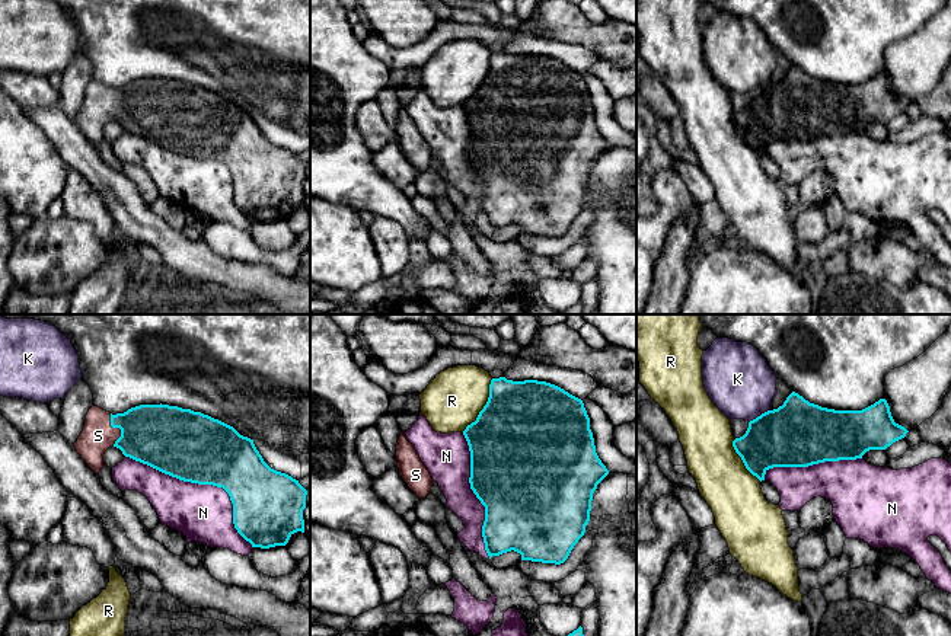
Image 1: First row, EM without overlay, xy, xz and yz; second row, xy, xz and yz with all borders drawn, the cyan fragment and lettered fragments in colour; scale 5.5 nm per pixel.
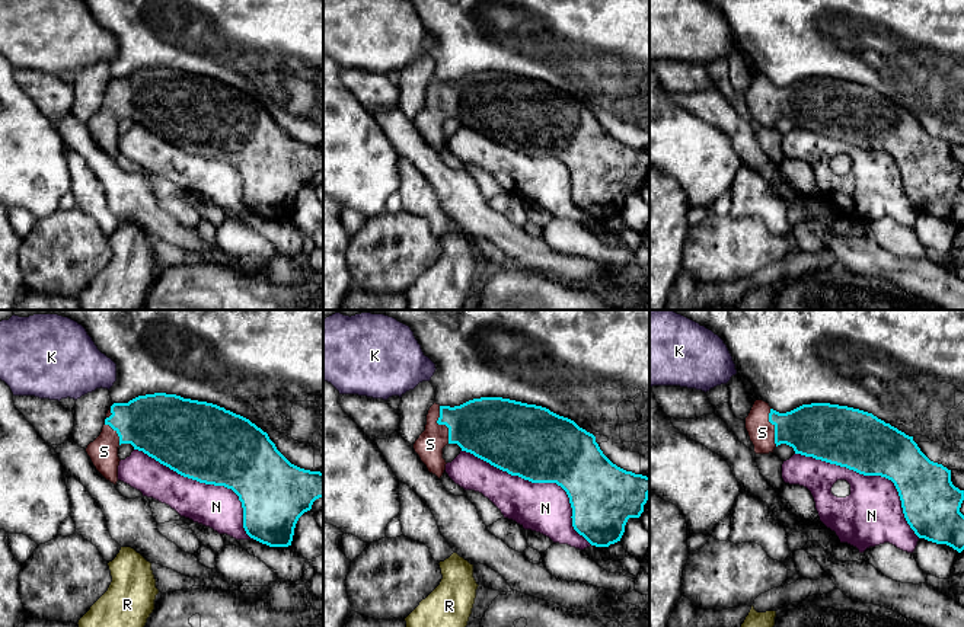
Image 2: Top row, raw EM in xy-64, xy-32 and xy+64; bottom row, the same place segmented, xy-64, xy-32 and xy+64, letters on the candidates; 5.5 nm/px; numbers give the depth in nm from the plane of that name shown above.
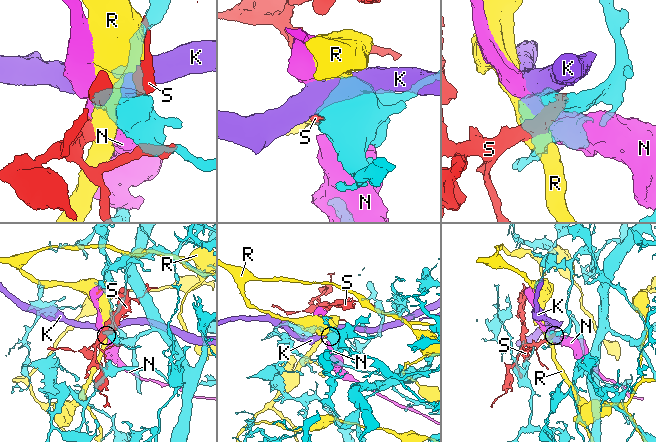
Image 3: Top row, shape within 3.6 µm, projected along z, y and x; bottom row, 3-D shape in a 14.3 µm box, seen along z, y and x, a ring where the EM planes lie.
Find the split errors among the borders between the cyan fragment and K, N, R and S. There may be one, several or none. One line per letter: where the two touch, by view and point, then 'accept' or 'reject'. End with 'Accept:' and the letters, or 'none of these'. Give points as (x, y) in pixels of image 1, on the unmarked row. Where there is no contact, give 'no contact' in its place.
K: contact yz (760, 89); reject
N: contact xy (204, 157); reject
R: contact xz (484, 80); reject
S: contact xy (117, 101); accept
Accept: S

